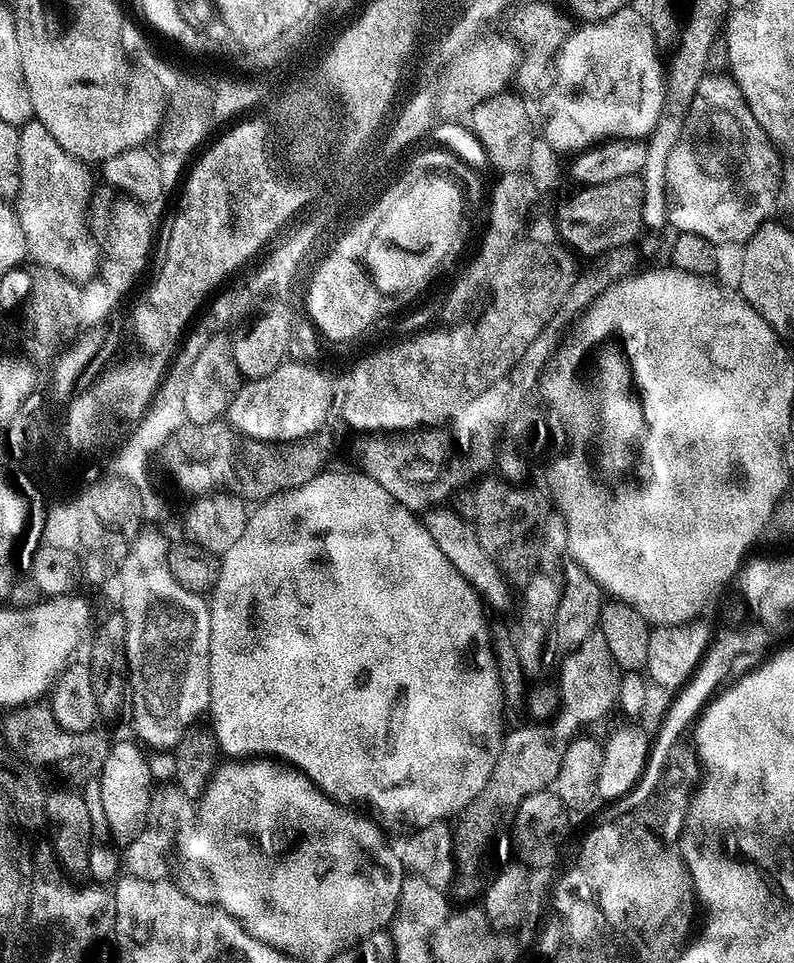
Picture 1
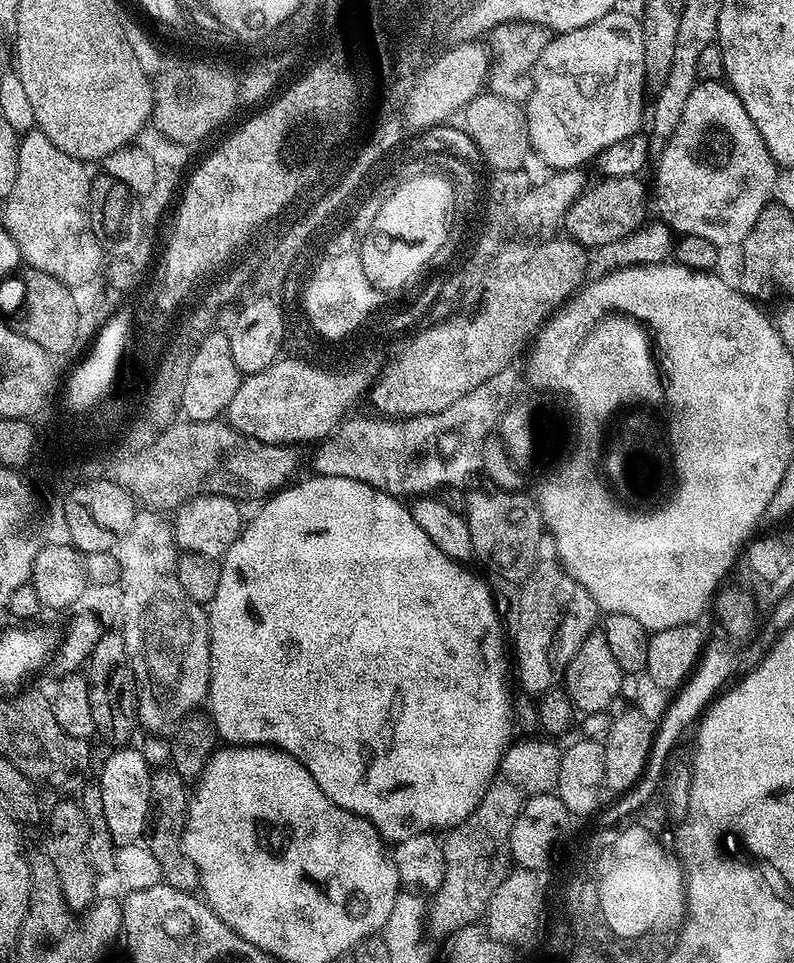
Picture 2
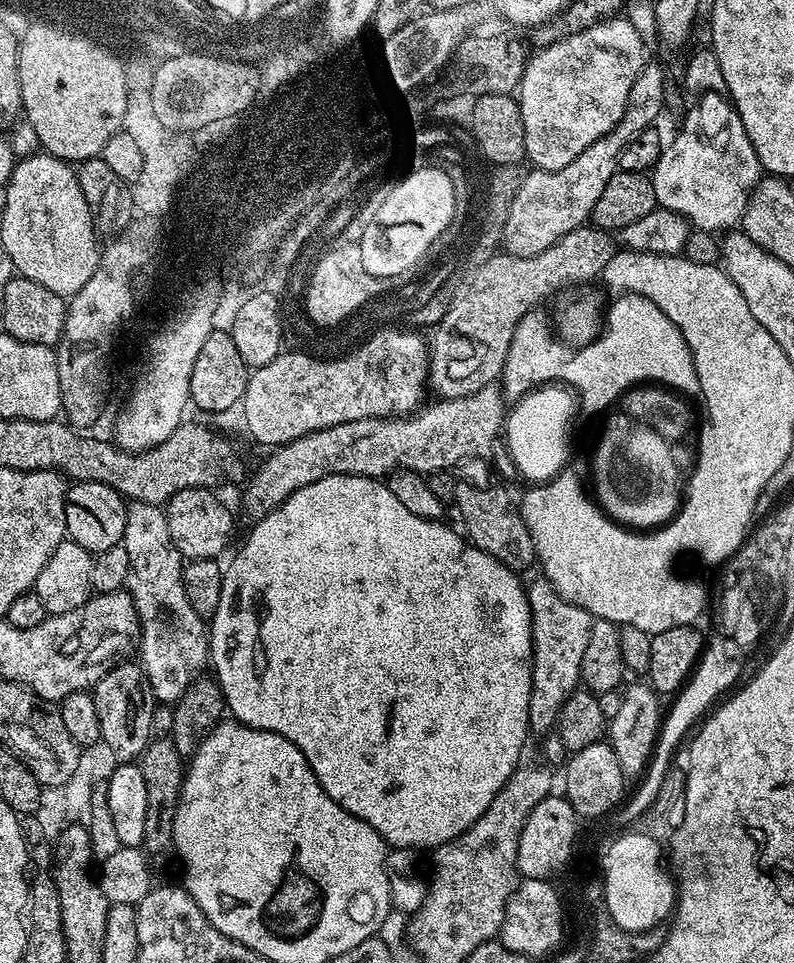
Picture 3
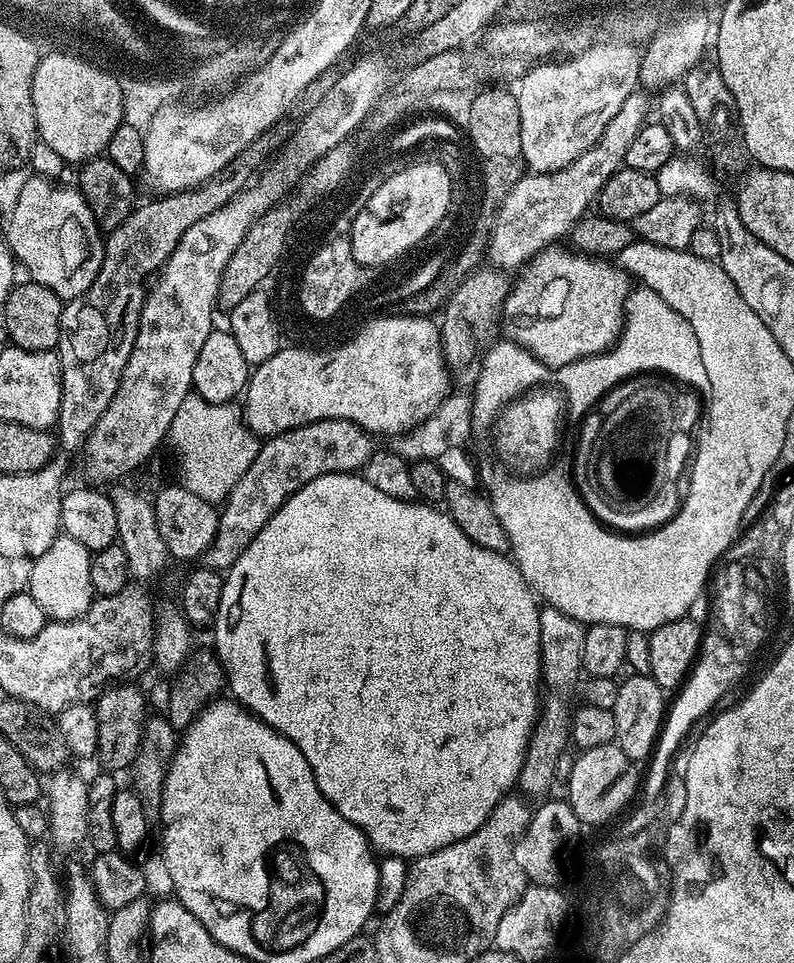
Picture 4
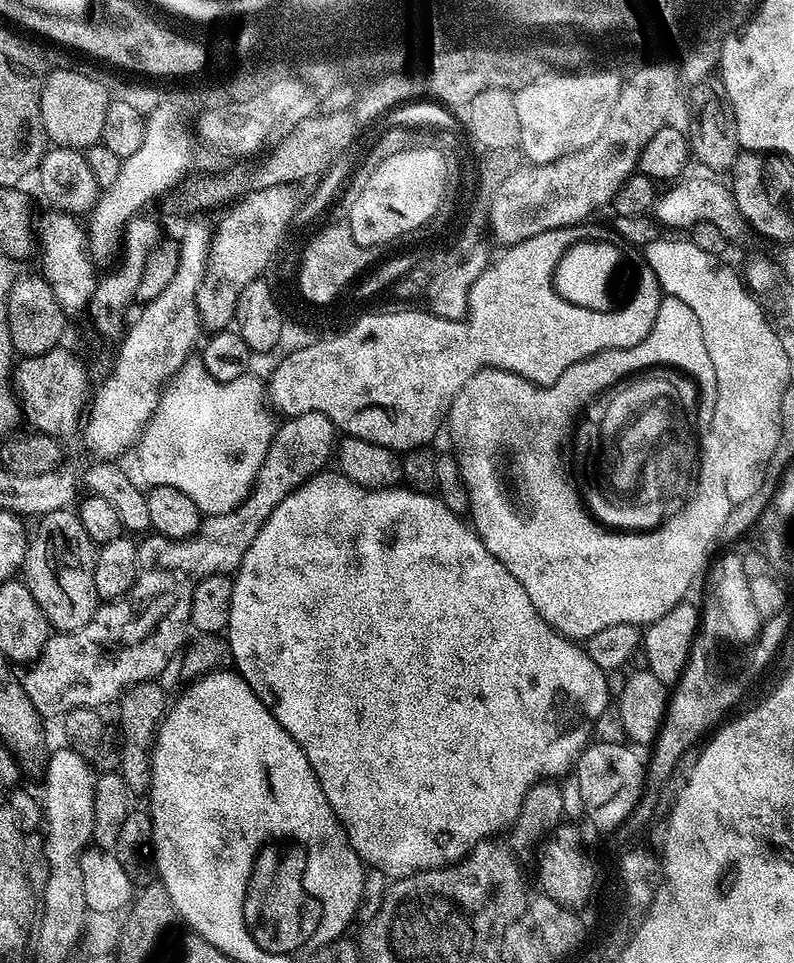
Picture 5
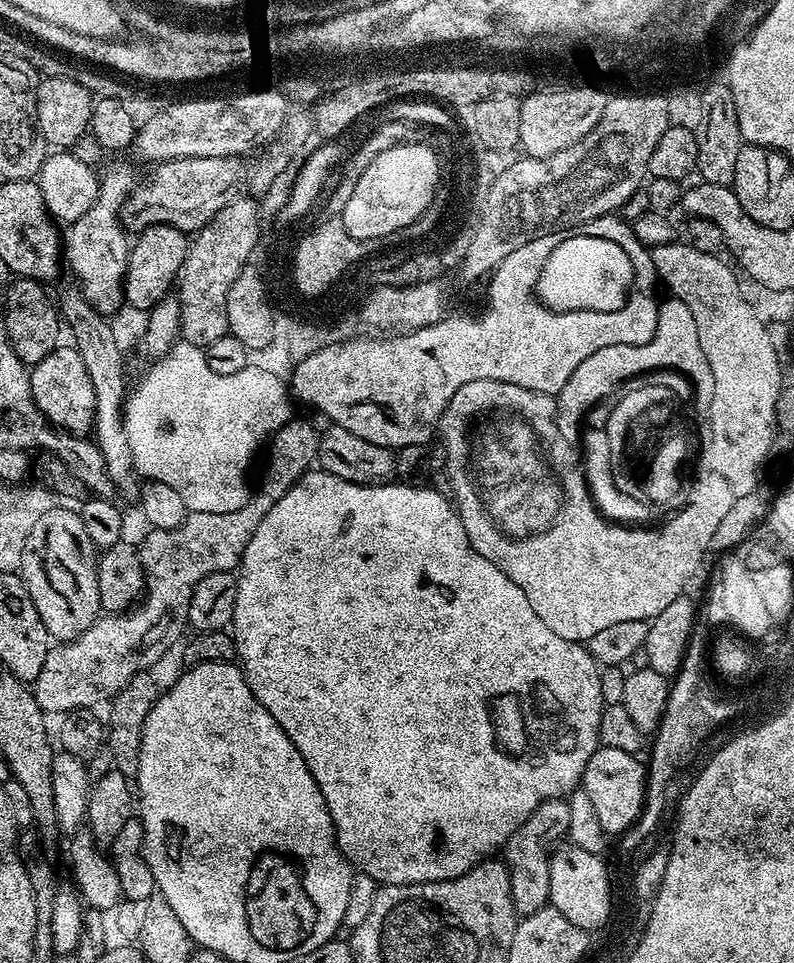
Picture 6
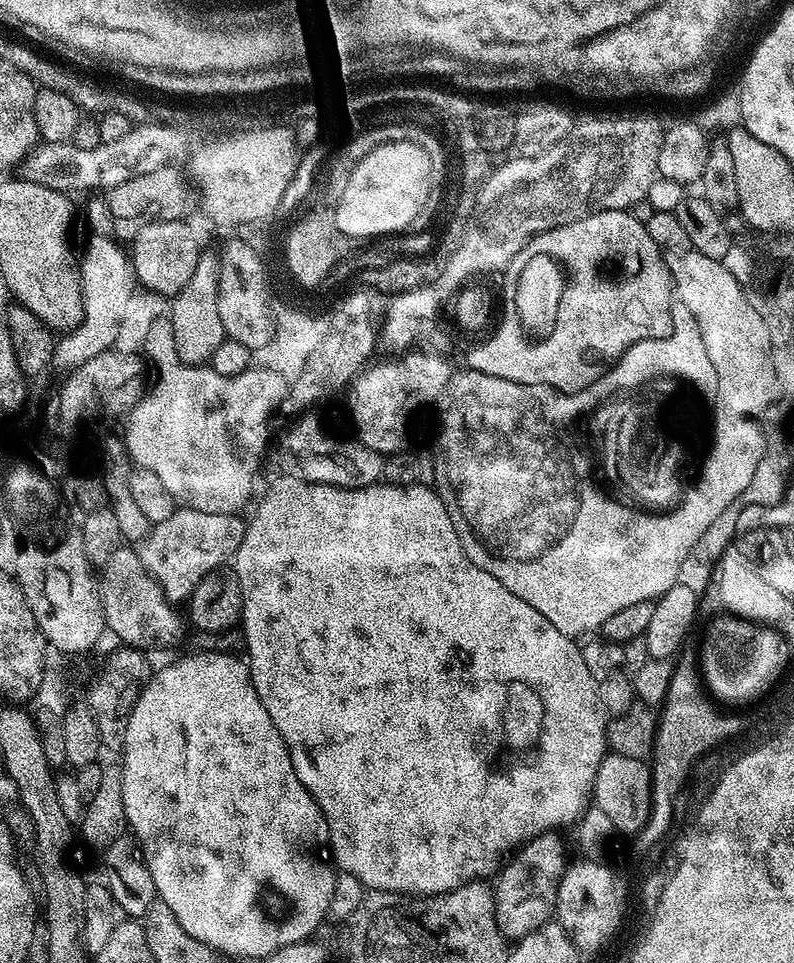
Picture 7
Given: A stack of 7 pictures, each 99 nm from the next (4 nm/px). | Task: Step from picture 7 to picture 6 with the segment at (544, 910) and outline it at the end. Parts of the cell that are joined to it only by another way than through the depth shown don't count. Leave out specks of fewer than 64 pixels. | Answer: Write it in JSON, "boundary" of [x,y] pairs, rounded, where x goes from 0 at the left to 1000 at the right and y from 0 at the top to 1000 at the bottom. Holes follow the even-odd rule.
{"boundary":[[[714,830],[684,831],[635,876],[632,895],[640,901],[645,940],[656,952],[673,949],[683,943],[688,928],[693,928],[693,899],[690,898],[693,882],[714,869],[717,858],[718,837]]]}

